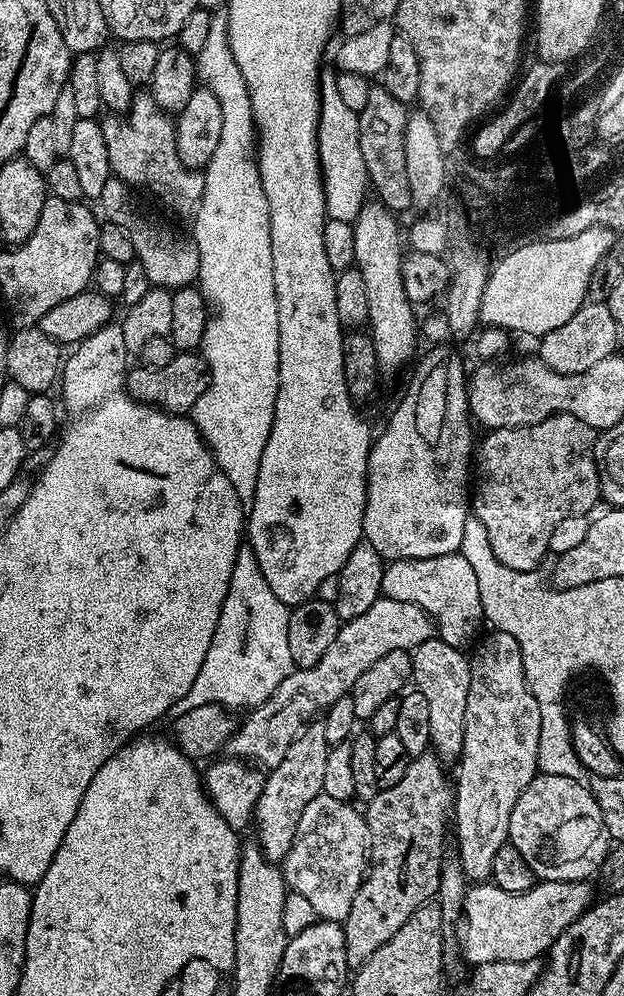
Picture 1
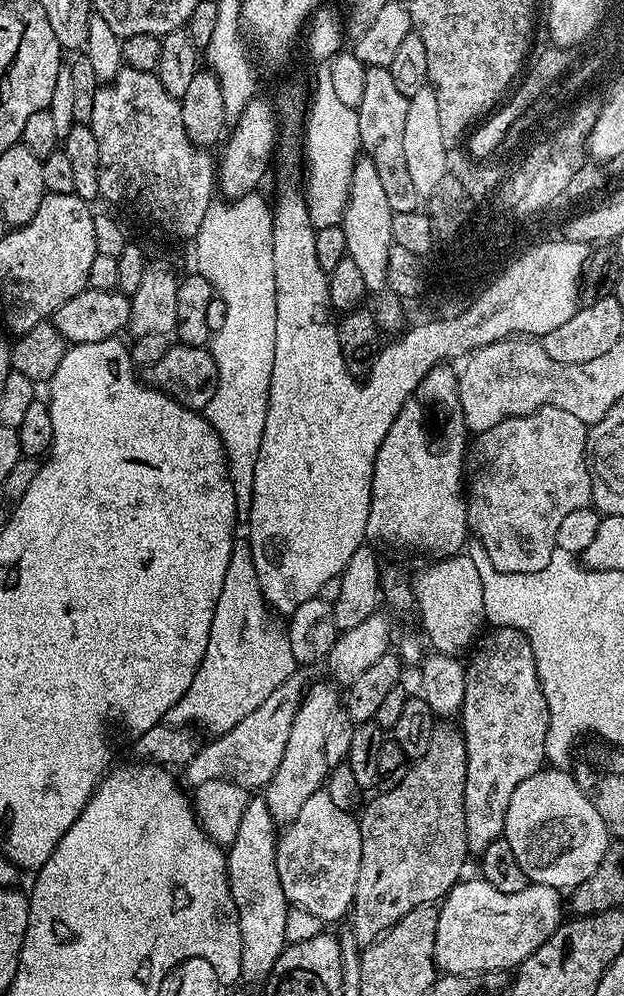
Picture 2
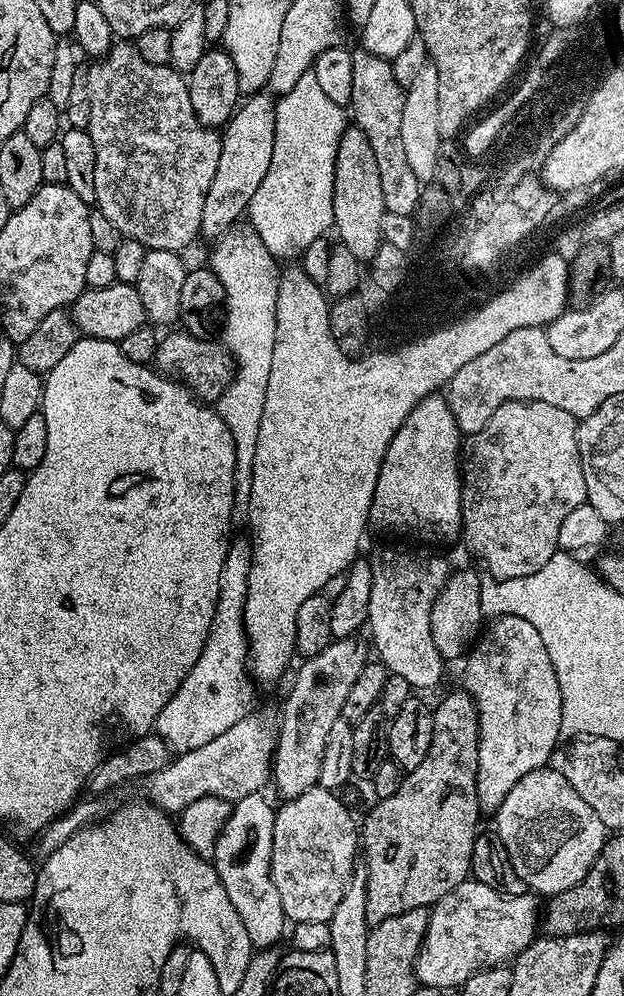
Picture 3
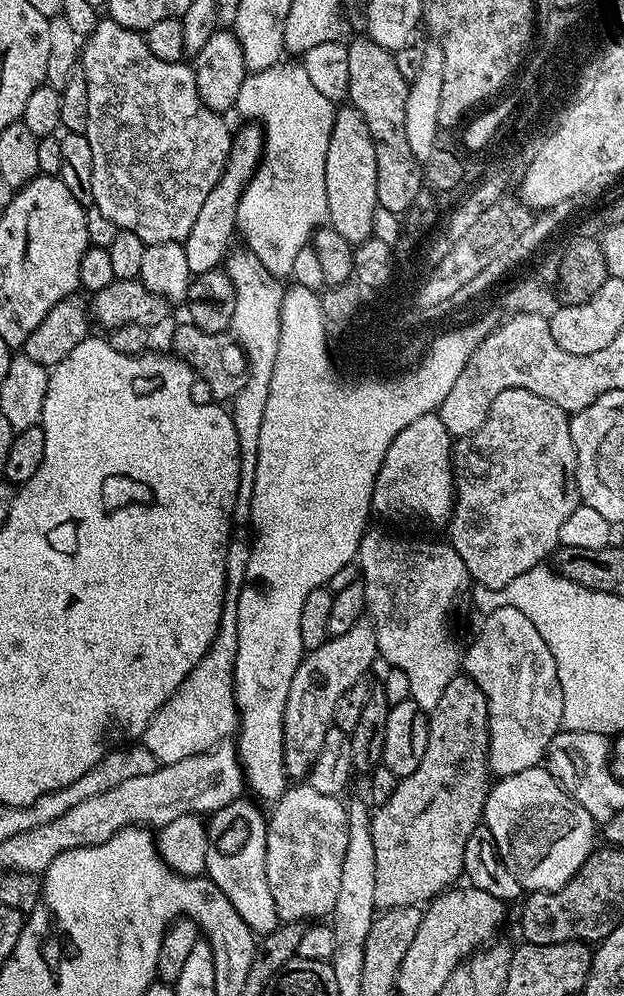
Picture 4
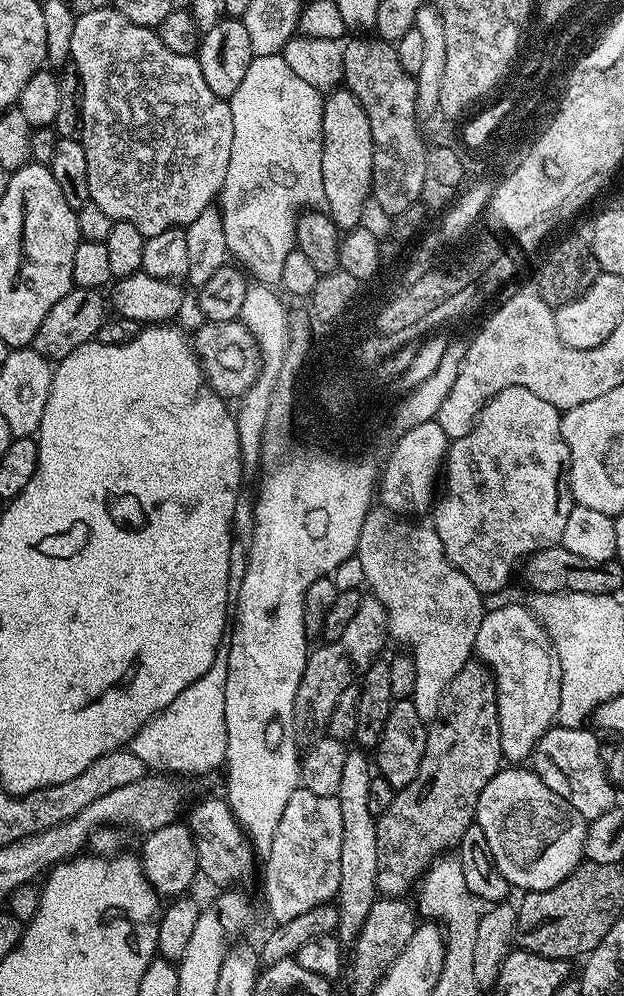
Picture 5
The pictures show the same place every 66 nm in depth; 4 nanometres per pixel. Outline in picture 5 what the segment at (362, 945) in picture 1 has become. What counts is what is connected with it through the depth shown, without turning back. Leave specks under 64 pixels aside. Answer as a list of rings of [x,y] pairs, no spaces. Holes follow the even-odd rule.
[[[469,662],[446,686],[438,714],[427,725],[426,750],[422,766],[410,782],[393,795],[390,806],[376,821],[378,834],[378,874],[376,891],[384,898],[404,898],[417,887],[418,881],[433,862],[459,845],[462,834],[476,819],[478,798],[496,773],[501,771],[504,755],[498,734],[498,706],[496,682],[487,667],[479,662]]]

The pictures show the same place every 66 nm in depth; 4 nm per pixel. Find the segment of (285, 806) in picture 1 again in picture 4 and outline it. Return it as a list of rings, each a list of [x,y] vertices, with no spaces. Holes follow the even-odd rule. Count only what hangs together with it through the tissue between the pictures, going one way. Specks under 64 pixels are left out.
[[[366,620],[342,635],[329,637],[322,646],[305,653],[287,690],[286,710],[283,712],[284,771],[293,781],[300,782],[307,777],[322,750],[322,742],[326,742],[338,700],[350,686],[363,681],[363,675],[378,657],[376,629]]]

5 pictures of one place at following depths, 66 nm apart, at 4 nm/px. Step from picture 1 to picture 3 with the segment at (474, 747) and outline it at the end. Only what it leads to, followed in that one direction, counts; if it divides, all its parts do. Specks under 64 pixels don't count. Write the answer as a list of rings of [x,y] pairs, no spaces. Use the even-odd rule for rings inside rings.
[[[495,617],[472,645],[463,664],[462,688],[472,695],[478,722],[476,797],[481,813],[494,814],[520,779],[551,761],[548,759],[556,743],[562,740],[561,694],[546,646],[542,646],[542,634],[526,618]]]

